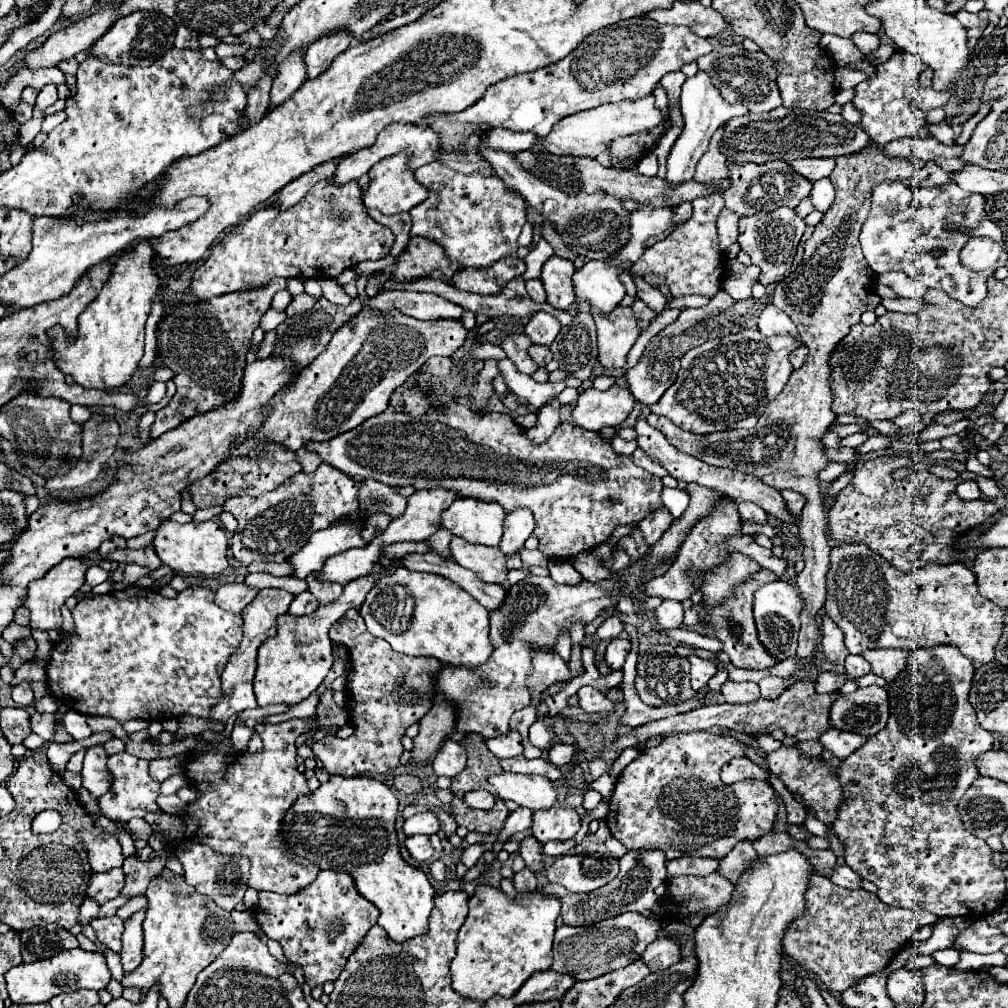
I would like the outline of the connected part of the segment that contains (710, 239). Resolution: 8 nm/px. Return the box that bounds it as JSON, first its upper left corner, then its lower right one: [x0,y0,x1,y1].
[630,189,726,299]

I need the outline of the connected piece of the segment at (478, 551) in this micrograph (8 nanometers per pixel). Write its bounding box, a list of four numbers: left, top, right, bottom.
[450,537,508,583]

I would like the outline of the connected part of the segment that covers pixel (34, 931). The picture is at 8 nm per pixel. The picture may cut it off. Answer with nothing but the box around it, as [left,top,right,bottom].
[20,923,78,963]

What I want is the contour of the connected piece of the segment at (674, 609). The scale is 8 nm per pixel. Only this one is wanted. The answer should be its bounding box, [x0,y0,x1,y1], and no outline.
[654,601,684,629]

